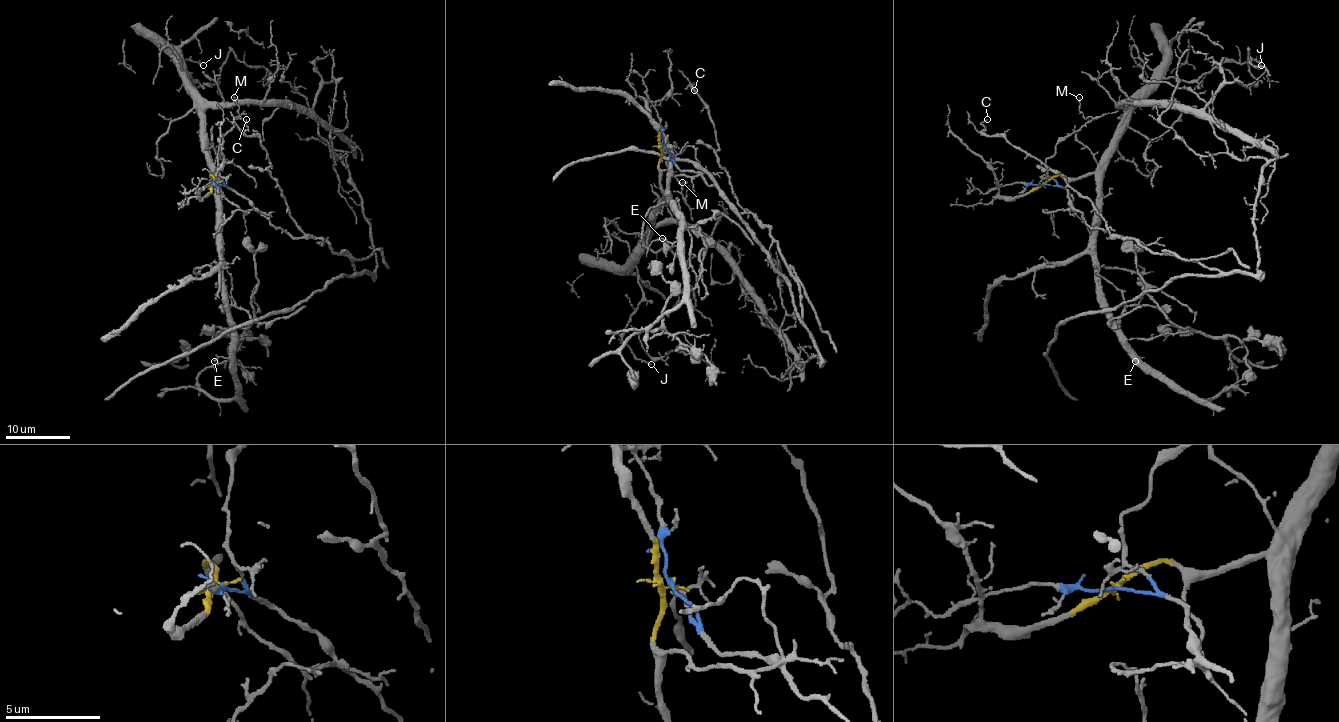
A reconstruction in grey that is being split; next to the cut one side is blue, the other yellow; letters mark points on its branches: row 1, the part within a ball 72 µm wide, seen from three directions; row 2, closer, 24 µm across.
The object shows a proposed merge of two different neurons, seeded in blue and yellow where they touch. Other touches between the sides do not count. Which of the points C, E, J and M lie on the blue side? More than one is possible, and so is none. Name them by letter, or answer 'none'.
C, M

